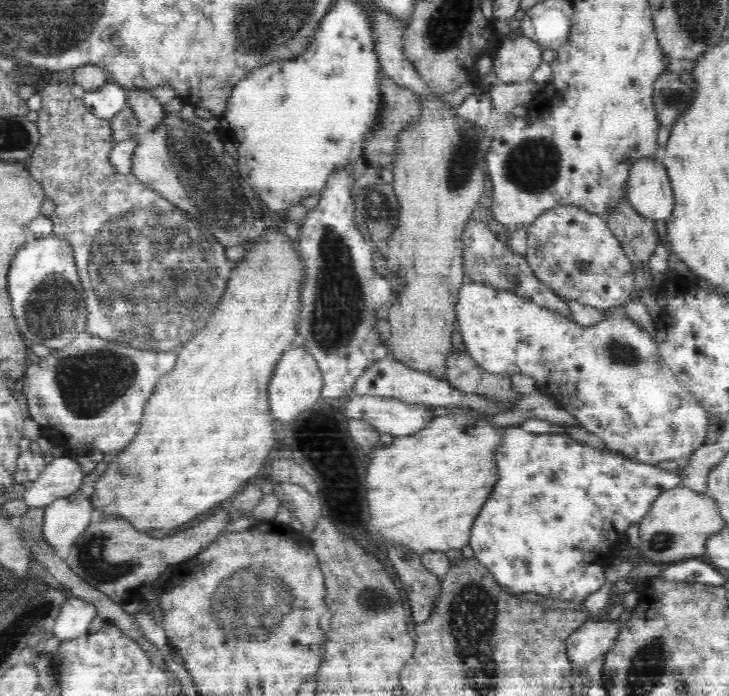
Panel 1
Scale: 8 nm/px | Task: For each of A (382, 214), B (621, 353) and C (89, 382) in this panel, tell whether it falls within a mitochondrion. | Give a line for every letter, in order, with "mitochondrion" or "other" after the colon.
A: mitochondrion
B: mitochondrion
C: mitochondrion

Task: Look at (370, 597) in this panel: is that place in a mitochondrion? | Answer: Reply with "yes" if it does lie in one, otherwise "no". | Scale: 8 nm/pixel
yes

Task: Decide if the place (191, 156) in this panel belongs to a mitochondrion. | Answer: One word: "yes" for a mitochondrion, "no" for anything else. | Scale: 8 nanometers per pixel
yes

